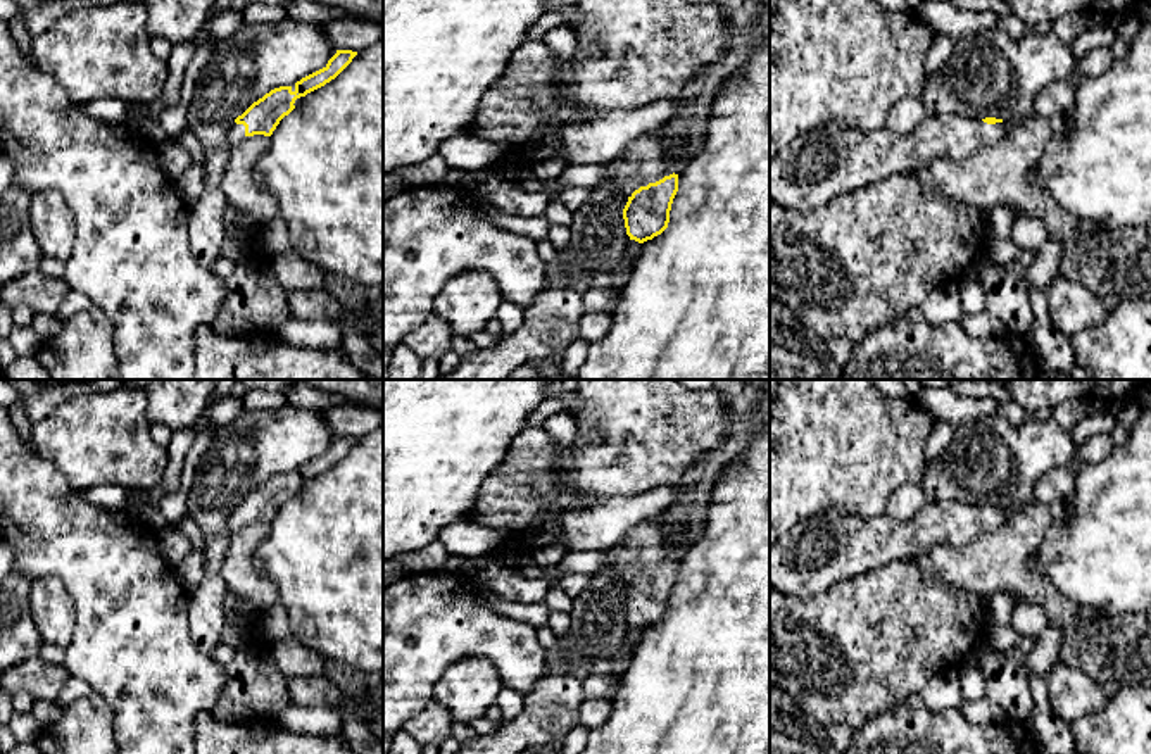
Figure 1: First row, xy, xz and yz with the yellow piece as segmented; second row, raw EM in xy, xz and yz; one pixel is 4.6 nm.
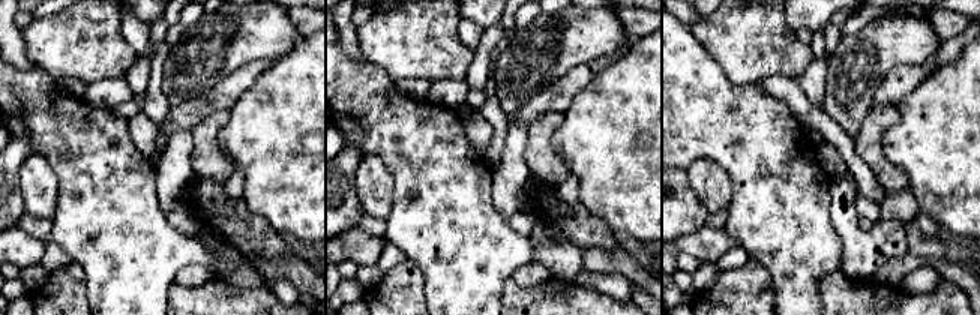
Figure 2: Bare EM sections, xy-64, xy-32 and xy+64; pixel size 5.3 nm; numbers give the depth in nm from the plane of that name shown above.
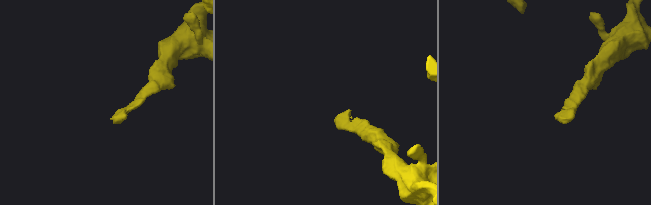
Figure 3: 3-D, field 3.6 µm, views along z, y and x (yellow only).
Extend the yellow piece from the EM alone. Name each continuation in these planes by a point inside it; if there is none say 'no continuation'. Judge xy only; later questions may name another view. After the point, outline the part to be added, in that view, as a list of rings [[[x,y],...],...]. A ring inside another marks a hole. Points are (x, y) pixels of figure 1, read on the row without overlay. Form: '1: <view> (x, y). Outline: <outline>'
1: xy (237, 518). Outline: [[[233,509],[230,518],[228,518],[228,530],[230,533],[235,533],[245,526],[245,512]]]

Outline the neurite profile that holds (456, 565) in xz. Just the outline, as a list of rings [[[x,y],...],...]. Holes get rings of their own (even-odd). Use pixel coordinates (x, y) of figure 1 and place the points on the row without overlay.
[[[449,556],[449,559],[442,564],[438,573],[475,576],[481,566],[481,561],[476,557]]]

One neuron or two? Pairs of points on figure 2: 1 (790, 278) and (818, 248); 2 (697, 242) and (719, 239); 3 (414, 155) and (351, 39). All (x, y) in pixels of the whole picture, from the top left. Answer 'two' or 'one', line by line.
1: one
2: one
3: two

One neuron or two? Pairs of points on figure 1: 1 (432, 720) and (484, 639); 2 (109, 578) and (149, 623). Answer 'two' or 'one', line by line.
1: two
2: one

